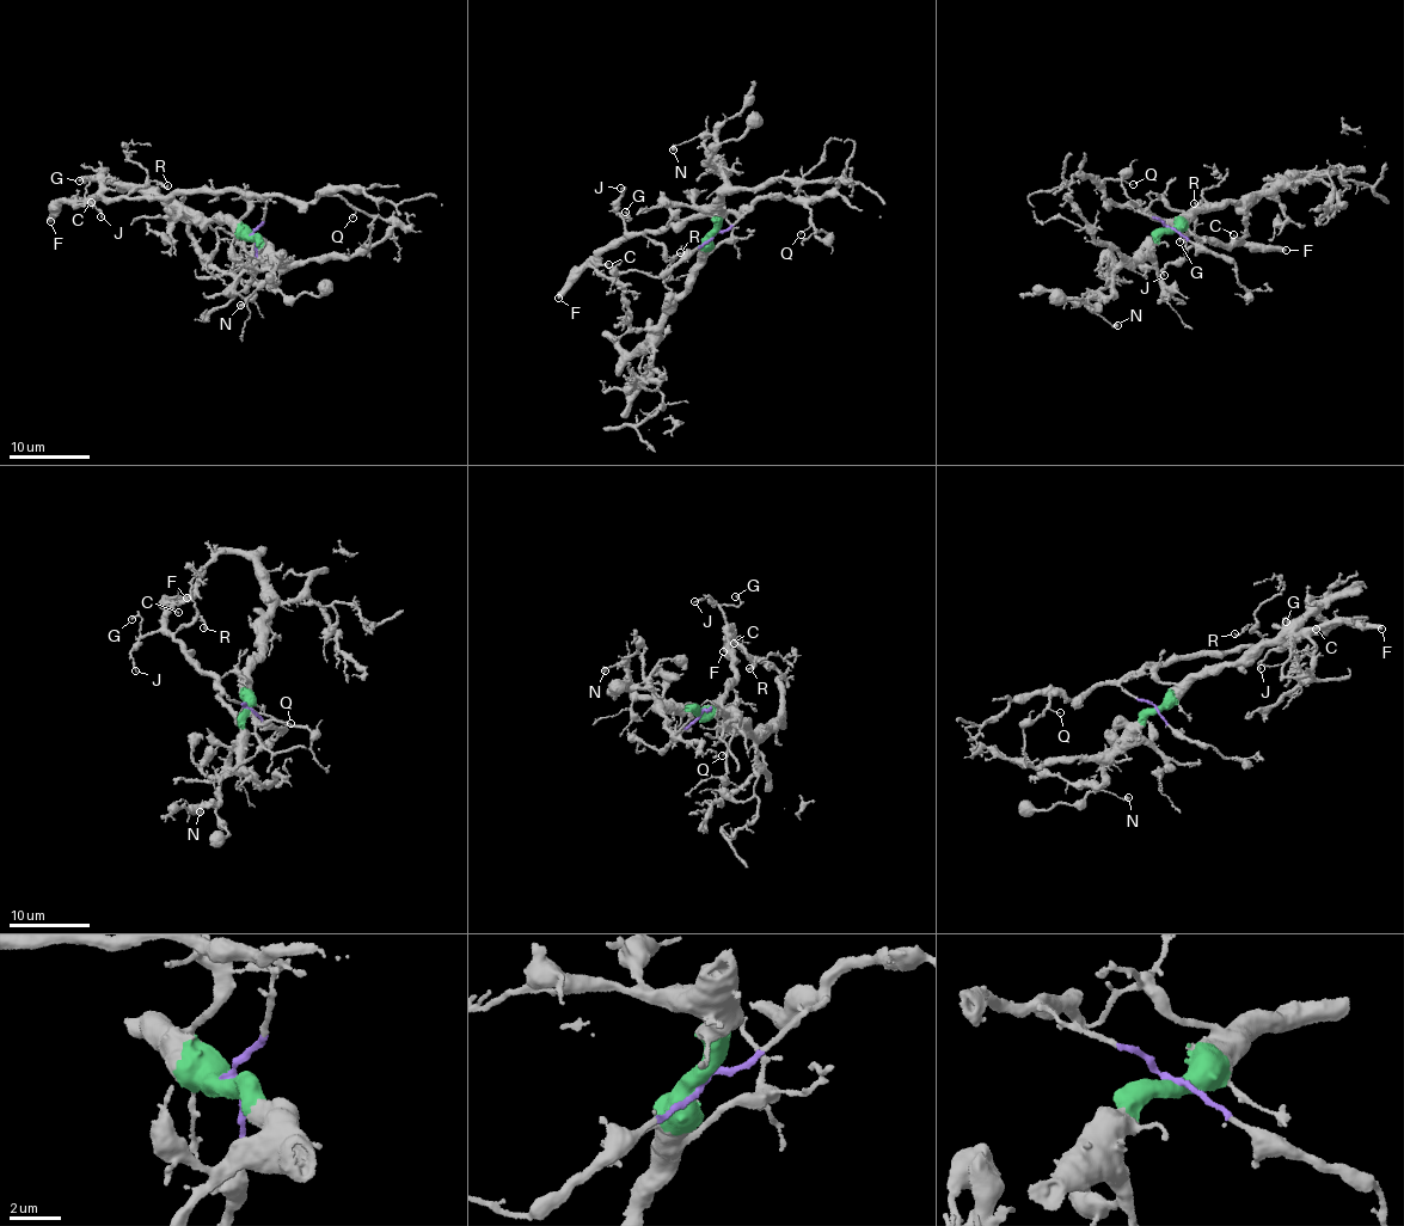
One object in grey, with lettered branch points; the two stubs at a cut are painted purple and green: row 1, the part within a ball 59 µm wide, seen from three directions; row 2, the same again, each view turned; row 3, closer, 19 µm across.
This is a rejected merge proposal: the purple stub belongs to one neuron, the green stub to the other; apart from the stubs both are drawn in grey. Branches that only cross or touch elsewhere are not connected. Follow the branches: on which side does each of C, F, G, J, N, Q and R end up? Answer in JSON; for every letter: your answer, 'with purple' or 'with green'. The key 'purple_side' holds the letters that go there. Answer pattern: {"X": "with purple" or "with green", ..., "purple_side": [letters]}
{"C": "with purple", "F": "with purple", "G": "with purple", "J": "with purple", "N": "with green", "Q": "with purple", "R": "with purple", "purple_side": ["C", "F", "G", "J", "Q", "R"]}

